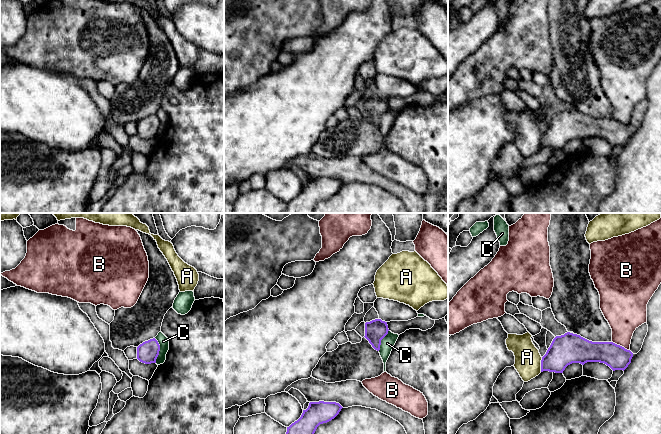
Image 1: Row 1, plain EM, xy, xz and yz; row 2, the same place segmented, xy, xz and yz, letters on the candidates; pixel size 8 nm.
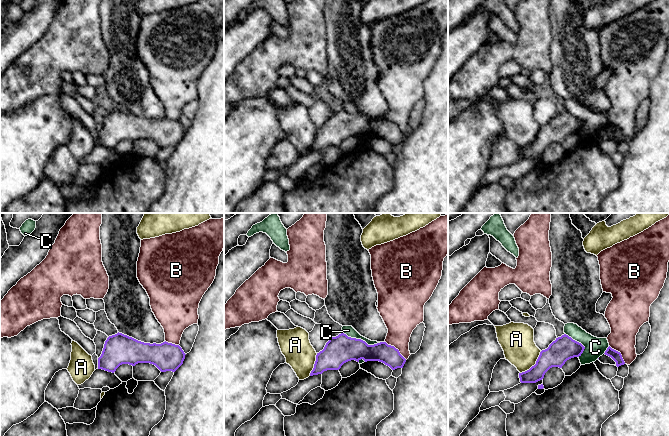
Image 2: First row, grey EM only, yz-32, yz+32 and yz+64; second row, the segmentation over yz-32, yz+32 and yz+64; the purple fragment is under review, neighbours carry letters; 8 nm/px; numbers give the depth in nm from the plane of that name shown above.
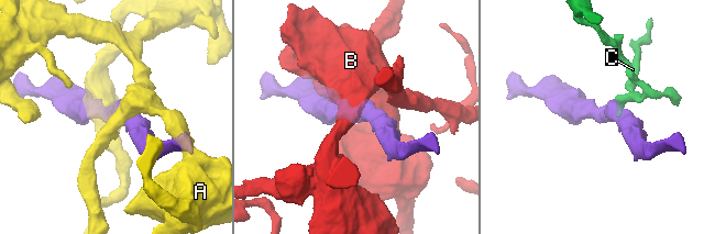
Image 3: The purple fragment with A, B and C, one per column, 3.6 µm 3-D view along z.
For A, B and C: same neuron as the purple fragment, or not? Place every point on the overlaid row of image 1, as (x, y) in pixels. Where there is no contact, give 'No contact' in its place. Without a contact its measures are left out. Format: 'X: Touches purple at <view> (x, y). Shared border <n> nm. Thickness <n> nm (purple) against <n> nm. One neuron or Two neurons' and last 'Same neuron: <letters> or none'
A: Touches purple at yz (541, 364). Shared border 120 nm. Thickness 240 nm (purple) against 200 nm. Two neurons
B: Touches purple at yz (619, 345). Shared border 170 nm. Thickness 190 nm (purple) against 280 nm. Two neurons
C: Touches purple at xy (159, 350). Shared border 200 nm. Thickness 170 nm (purple) against 90 nm. Two neurons
Same neuron: none

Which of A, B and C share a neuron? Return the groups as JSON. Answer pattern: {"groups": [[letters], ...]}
{"groups": [["A"], ["B"], ["C"]]}

